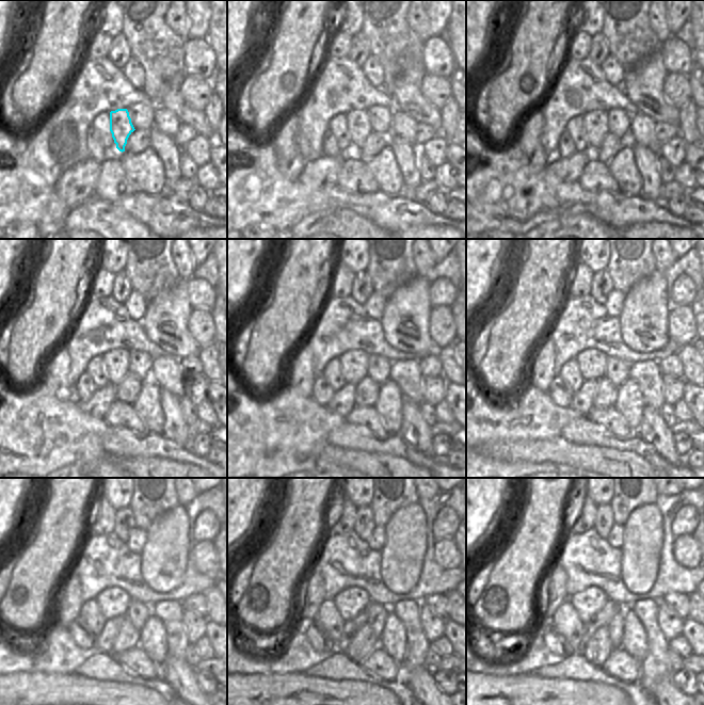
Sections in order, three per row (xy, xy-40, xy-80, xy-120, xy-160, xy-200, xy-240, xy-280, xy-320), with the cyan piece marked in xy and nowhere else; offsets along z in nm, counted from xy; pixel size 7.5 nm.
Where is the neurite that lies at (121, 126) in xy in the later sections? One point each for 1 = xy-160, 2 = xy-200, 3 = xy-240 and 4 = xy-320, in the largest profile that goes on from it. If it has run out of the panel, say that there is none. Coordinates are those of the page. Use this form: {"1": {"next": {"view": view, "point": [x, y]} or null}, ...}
{"1": {"next": {"view": "xy-160", "point": [354, 363]}}, "2": {"next": {"view": "xy-200", "point": [592, 363]}}, "3": {"next": {"view": "xy-240", "point": [113, 602]}}, "4": {"next": {"view": "xy-320", "point": [587, 603]}}}

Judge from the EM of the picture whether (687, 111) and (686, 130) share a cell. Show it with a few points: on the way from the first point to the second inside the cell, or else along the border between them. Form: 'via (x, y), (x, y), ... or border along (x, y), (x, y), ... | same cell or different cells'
via (687, 115), (687, 126) | same cell

